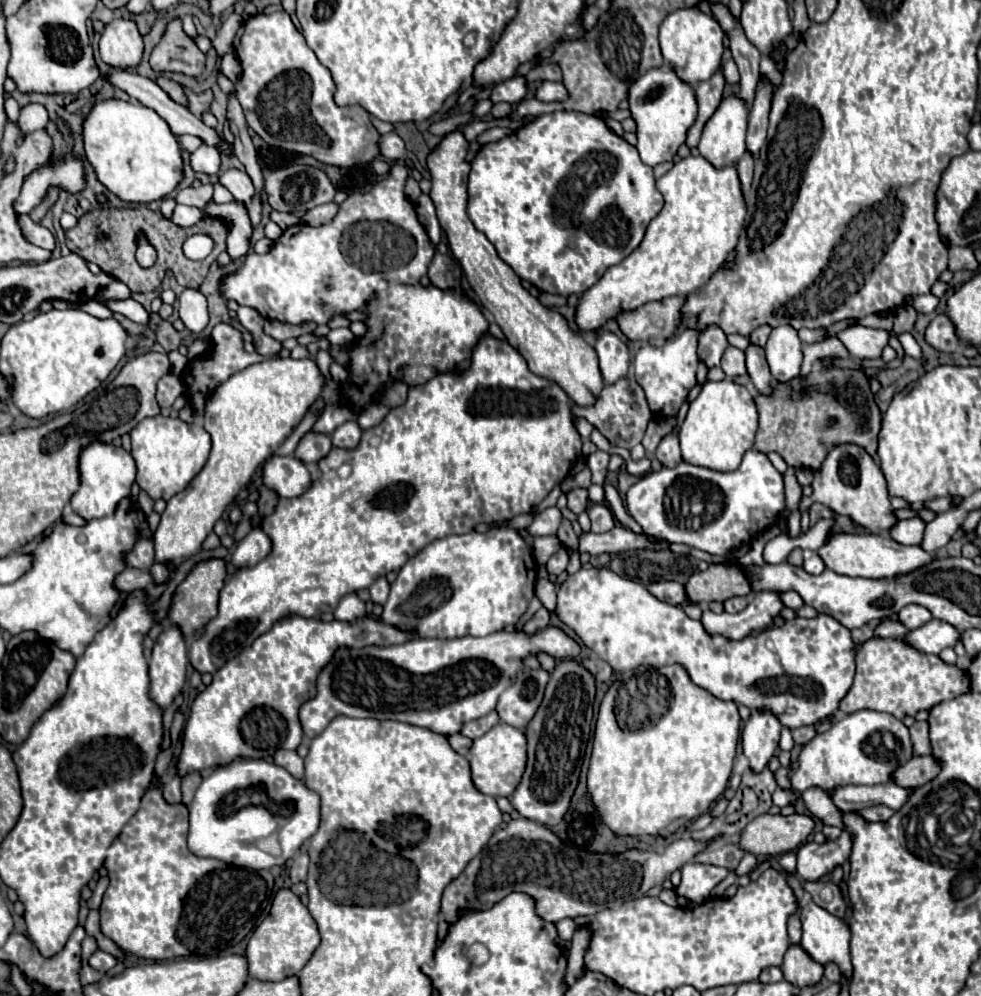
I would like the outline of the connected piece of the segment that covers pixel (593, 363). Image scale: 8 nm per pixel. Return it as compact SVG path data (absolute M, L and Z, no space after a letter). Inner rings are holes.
M460 129L450 131L442 137L442 141L428 155L428 169L432 175L430 197L438 211L440 227L448 235L450 251L454 259L462 265L462 271L476 291L484 309L488 309L496 323L502 327L508 343L520 351L520 355L528 361L532 373L556 381L576 405L592 405L598 393L602 391L602 375L598 369L598 357L592 345L576 333L568 321L550 307L542 305L536 297L532 297L520 283L520 277L498 257L494 245L482 235L470 217L466 215L466 179L470 173L470 163L466 161L468 141Z

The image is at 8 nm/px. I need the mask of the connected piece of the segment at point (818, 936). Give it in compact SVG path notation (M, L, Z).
M814 901L800 907L800 921L802 921L802 949L818 963L826 965L834 961L846 979L852 977L850 965L850 931L848 925L828 913L826 909L818 907Z

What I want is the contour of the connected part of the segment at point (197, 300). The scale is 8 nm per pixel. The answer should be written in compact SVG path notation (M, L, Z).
M184 289L178 297L180 303L180 319L184 321L186 329L200 333L208 323L208 311L206 311L206 297L200 289Z

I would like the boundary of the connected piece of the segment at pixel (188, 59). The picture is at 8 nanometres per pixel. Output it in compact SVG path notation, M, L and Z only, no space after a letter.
M174 17L168 21L160 43L150 55L150 65L156 71L178 71L186 75L202 75L206 55L198 49L194 39L190 39L182 29L182 19Z

